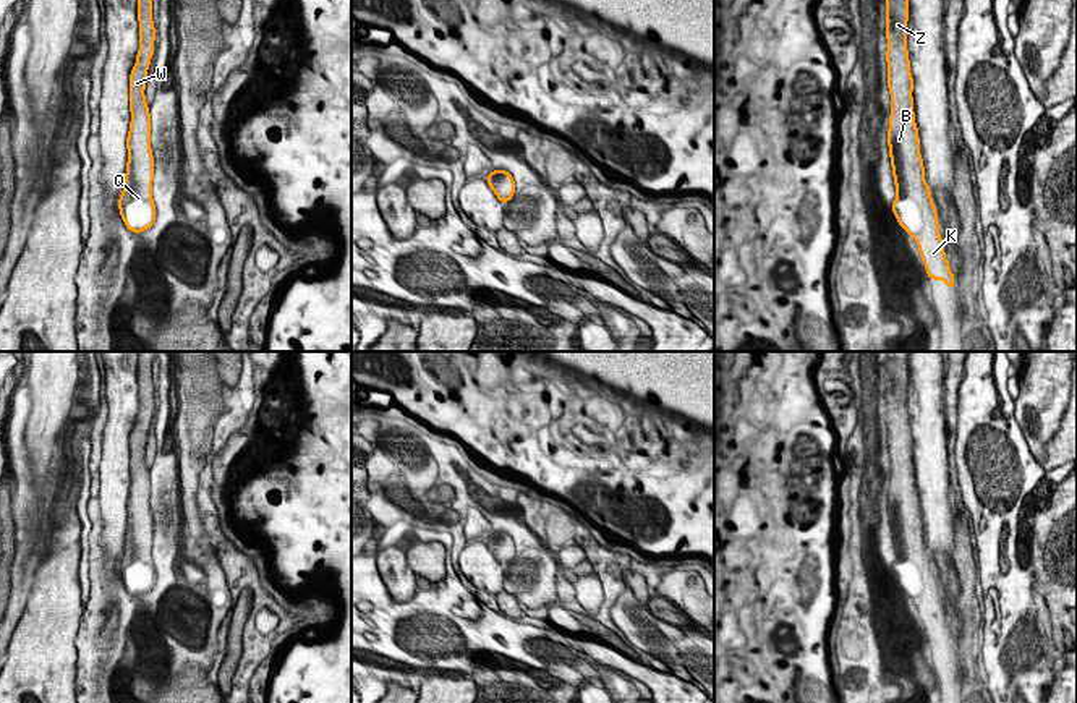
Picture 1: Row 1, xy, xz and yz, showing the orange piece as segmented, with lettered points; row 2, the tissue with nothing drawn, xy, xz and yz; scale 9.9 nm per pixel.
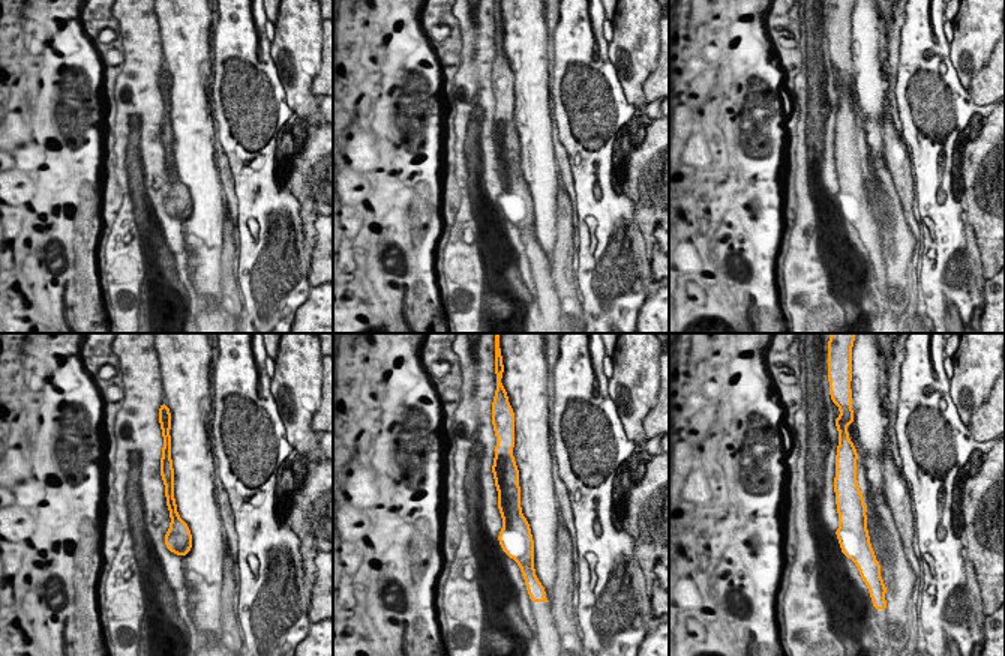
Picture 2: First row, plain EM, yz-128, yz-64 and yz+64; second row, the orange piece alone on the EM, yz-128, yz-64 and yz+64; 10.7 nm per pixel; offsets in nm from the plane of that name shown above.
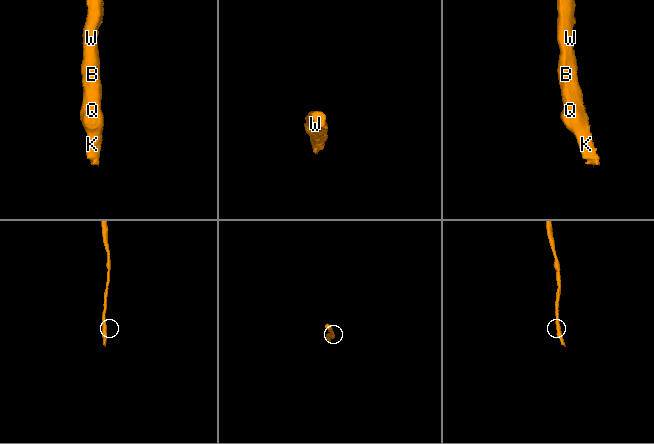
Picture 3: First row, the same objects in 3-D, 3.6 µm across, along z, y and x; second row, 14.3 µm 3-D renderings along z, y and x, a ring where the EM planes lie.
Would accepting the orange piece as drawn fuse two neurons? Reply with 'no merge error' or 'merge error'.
no merge error

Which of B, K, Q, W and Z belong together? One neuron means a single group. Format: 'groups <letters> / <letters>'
groups B K Q W Z

